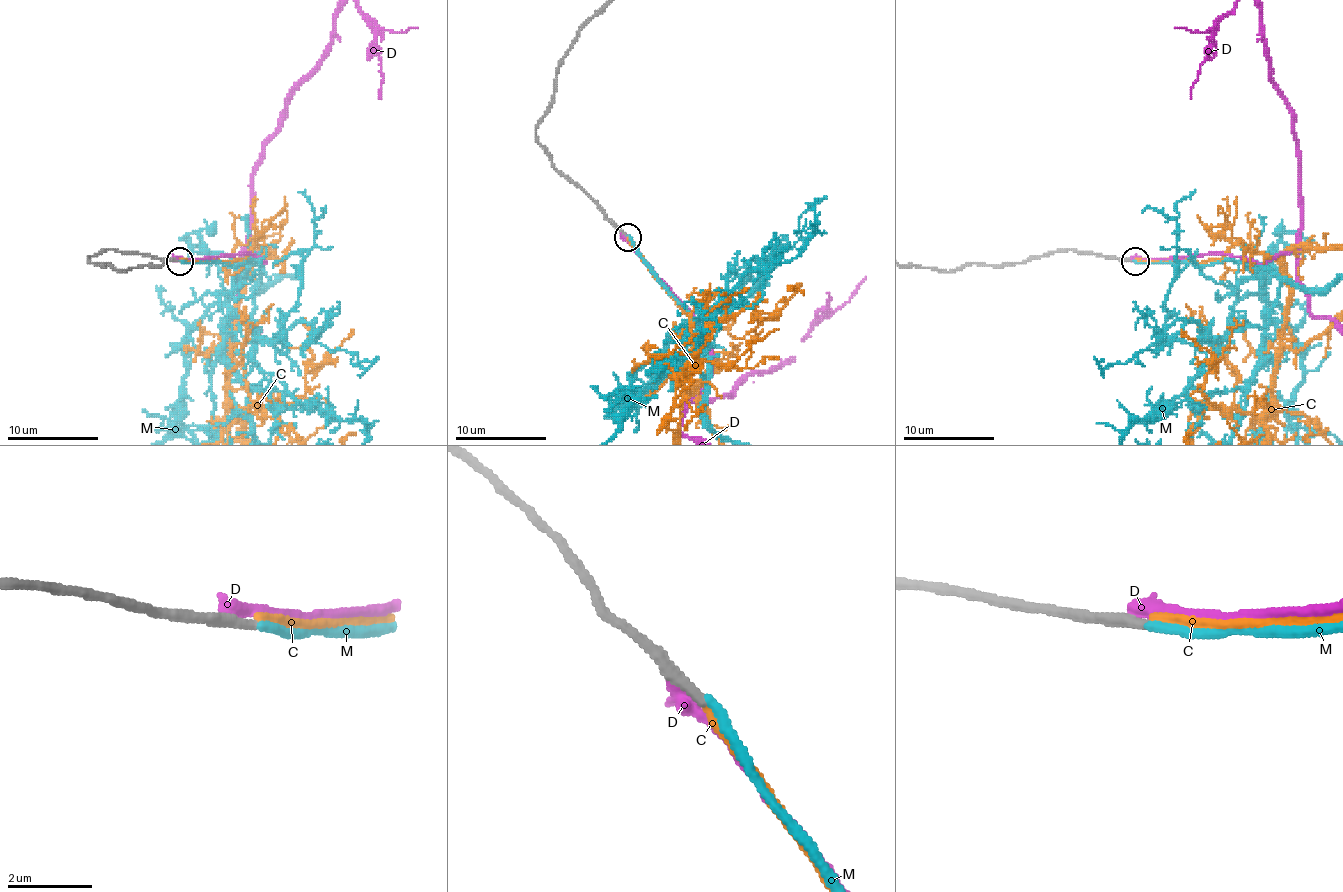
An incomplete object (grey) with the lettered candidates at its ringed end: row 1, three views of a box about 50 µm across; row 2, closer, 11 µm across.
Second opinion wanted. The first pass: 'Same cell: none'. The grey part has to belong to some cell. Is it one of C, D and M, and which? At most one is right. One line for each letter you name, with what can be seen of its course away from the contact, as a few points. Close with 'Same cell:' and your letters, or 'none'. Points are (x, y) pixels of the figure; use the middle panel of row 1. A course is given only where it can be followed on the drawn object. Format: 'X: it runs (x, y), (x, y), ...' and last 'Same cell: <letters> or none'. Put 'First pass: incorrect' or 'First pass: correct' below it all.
Same cell: M
First pass: incorrect

